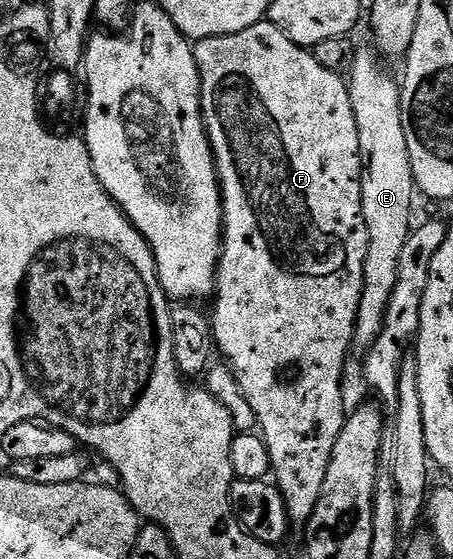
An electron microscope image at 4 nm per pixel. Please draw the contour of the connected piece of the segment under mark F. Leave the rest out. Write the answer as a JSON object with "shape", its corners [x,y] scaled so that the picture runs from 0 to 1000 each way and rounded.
{"shape":[[[578,39],[536,54],[528,61],[501,61],[499,64],[468,64],[455,72],[433,73],[426,100],[435,107],[435,123],[444,134],[444,202],[453,206],[453,231],[461,242],[461,252],[470,263],[470,290],[479,297],[479,318],[488,324],[488,367],[497,377],[497,406],[492,410],[492,442],[488,445],[488,467],[479,472],[479,513],[475,517],[475,535],[468,538],[470,558],[466,556],[468,601],[477,628],[497,635],[494,649],[503,653],[523,678],[525,698],[536,712],[552,723],[567,748],[565,764],[589,798],[589,812],[603,828],[598,839],[600,857],[607,860],[620,887],[634,905],[640,939],[664,941],[680,939],[687,919],[695,919],[695,905],[704,898],[704,884],[713,884],[713,855],[722,855],[722,826],[731,826],[731,812],[740,805],[740,784],[762,760],[766,728],[762,730],[762,694],[753,685],[762,680],[762,649],[770,644],[770,630],[779,623],[779,599],[788,589],[788,564],[792,562],[792,540],[806,517],[806,470],[810,469],[810,440],[815,438],[815,420],[810,419],[810,397],[801,390],[801,369],[797,367],[797,270],[792,268],[792,225],[784,211],[784,197],[775,190],[775,168],[770,154],[759,134],[722,125],[722,118],[704,118],[704,111],[693,104],[689,91],[680,86],[662,86],[616,47],[592,39]]]}

